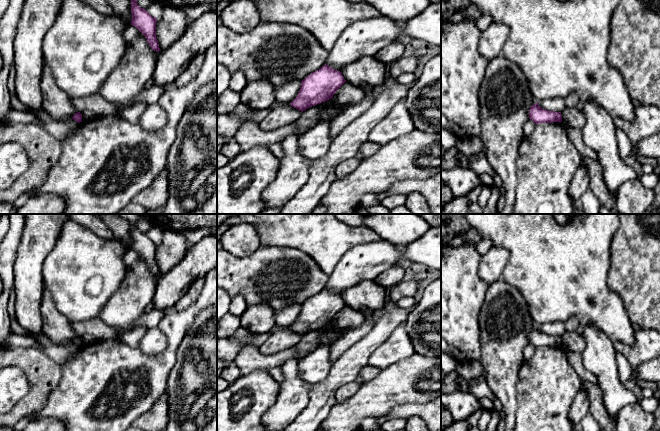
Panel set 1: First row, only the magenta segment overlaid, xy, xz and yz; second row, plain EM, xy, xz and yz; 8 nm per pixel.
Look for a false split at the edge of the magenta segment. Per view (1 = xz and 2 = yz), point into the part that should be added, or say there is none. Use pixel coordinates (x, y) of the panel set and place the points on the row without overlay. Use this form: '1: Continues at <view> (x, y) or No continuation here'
1: No continuation here
2: No continuation here

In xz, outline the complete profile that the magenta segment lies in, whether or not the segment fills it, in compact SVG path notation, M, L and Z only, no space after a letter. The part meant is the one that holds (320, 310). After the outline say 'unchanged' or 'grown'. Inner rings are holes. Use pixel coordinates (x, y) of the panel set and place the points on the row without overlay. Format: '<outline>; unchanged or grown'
M325 288L301 305L299 317L290 329L303 336L309 331L332 323L345 306L340 295Z; unchanged

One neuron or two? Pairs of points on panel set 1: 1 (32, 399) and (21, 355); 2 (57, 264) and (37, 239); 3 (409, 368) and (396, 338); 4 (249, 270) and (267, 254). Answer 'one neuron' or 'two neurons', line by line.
1: one neuron
2: two neurons
3: two neurons
4: one neuron

